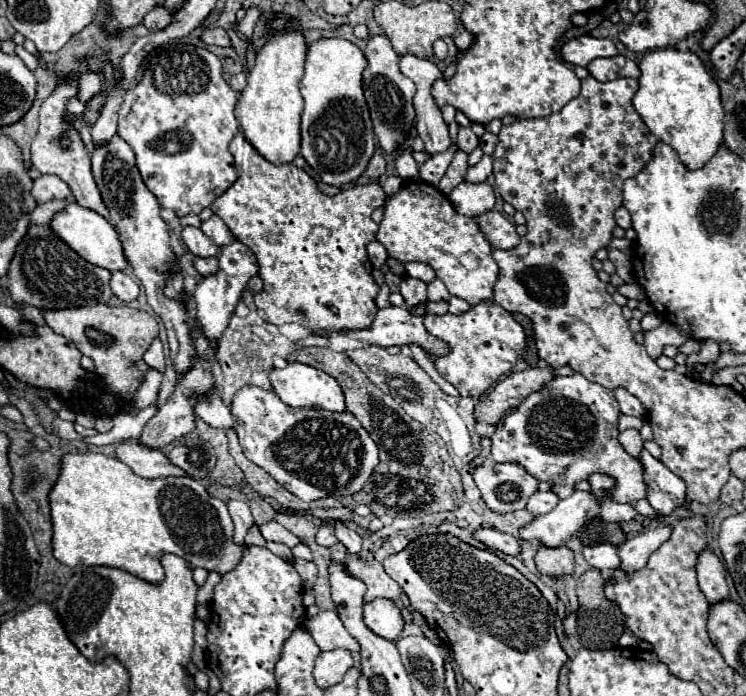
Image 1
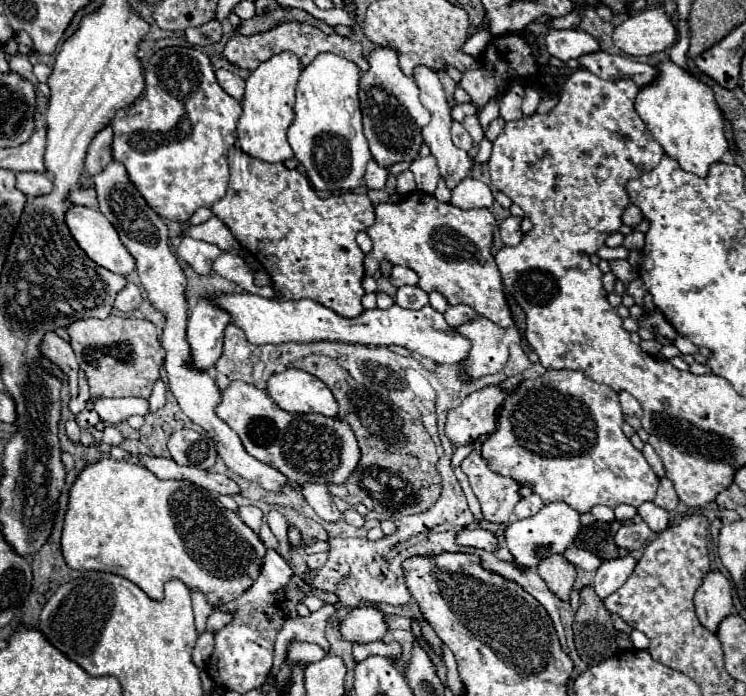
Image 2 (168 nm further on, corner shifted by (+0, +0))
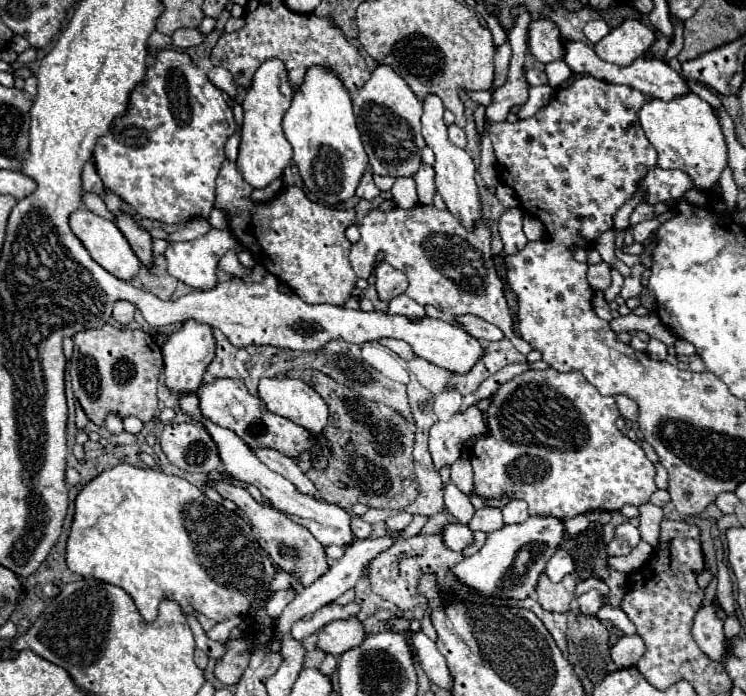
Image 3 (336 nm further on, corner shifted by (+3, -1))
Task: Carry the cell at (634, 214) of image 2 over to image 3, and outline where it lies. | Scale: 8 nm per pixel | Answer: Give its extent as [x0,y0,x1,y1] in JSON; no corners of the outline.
[631,203,655,225]

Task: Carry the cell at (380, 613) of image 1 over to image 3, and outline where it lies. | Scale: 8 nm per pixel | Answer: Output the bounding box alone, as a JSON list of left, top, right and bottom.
[319,617,367,657]

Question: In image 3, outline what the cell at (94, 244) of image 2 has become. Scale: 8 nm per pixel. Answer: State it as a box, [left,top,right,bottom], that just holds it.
[69,209,141,281]

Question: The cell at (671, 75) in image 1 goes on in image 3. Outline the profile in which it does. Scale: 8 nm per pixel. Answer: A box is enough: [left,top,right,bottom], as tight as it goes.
[639,93,727,189]

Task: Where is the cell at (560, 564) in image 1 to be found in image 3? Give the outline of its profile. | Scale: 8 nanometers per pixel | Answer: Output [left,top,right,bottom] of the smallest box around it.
[537,573,575,613]

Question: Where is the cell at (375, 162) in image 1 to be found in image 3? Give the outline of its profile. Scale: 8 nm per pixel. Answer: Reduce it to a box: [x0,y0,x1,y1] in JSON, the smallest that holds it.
[357,171,381,201]

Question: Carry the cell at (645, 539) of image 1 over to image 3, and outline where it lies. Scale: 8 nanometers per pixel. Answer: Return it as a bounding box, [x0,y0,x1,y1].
[577,589,603,615]

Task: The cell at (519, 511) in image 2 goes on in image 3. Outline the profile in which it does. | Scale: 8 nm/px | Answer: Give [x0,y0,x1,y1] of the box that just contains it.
[503,499,529,523]

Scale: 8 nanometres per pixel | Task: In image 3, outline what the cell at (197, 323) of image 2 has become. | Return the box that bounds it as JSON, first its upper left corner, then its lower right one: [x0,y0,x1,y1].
[161,319,215,393]

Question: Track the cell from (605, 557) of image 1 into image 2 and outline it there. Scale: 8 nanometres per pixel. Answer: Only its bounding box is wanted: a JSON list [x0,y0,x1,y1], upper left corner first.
[564,548,600,570]

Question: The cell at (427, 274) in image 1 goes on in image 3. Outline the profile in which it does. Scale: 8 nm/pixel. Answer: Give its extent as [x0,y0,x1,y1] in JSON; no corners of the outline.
[375,263,407,301]

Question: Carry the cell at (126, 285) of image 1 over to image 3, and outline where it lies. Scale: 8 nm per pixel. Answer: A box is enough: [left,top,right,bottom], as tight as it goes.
[113,301,135,325]

